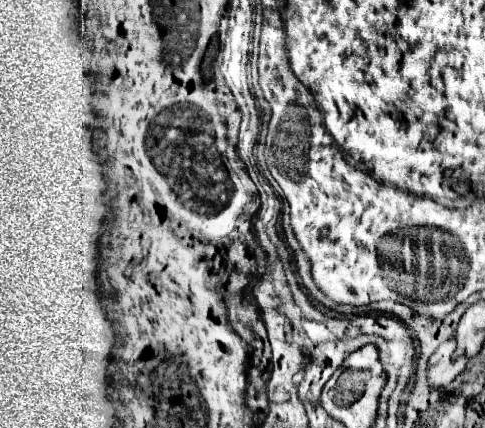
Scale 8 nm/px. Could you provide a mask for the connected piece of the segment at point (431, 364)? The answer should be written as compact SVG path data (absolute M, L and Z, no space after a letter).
M447 340L429 358L429 362L427 362L427 384L429 384L429 390L441 390L443 386L451 384L463 372L467 358L453 360L451 358L453 350L455 350L455 342Z

